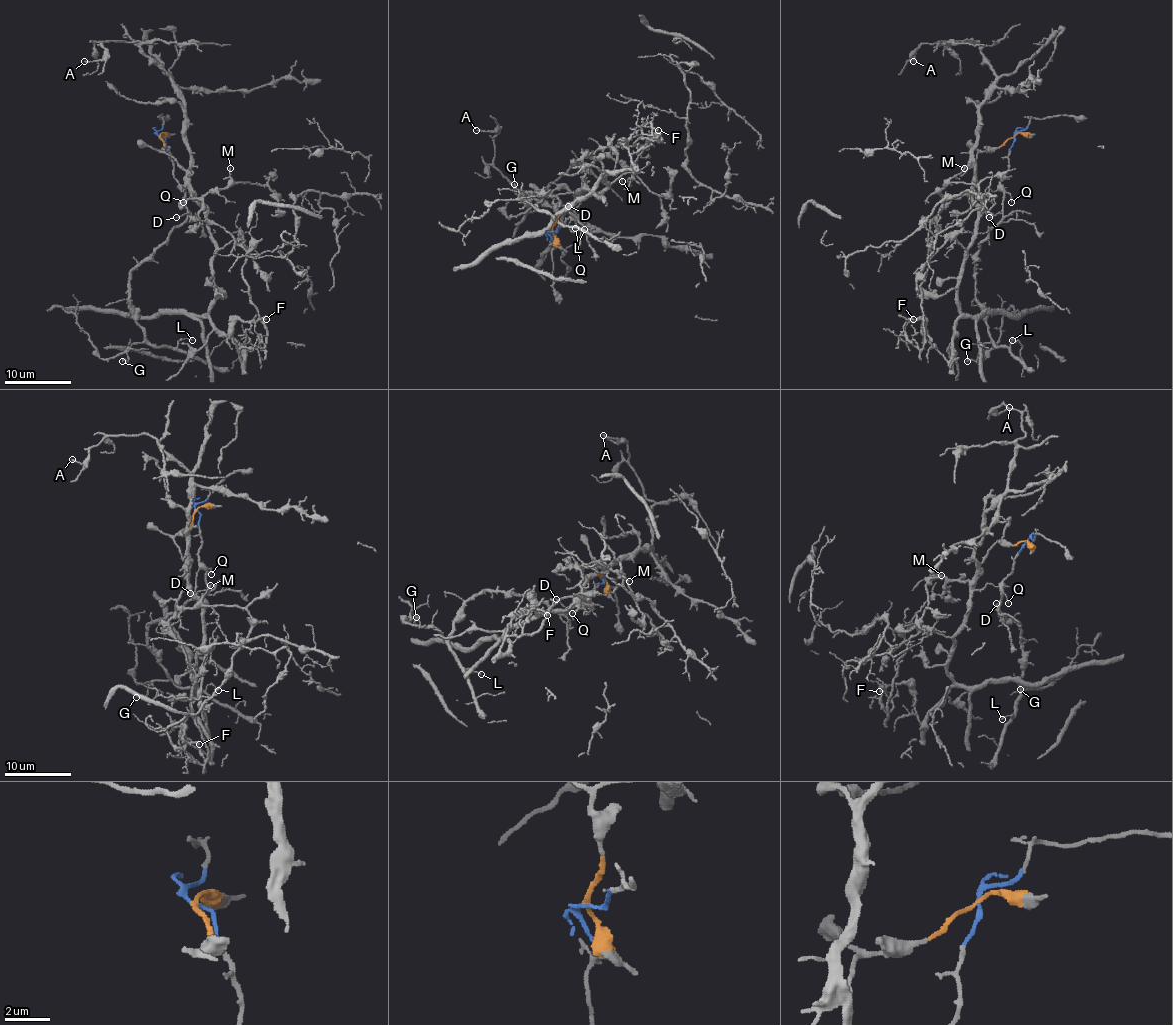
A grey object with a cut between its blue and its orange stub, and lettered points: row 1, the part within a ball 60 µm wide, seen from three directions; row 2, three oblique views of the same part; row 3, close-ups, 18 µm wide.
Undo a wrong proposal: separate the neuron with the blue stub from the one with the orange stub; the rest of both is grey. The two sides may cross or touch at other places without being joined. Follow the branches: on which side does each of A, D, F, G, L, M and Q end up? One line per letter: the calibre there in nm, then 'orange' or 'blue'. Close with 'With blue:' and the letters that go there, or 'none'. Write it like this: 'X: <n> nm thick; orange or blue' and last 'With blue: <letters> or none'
A: 140 nm thick; orange
D: 110 nm thick; blue
F: 200 nm thick; orange
G: 130 nm thick; blue
L: 120 nm thick; blue
M: 130 nm thick; orange
Q: 100 nm thick; blue
With blue: D, G, L, Q

